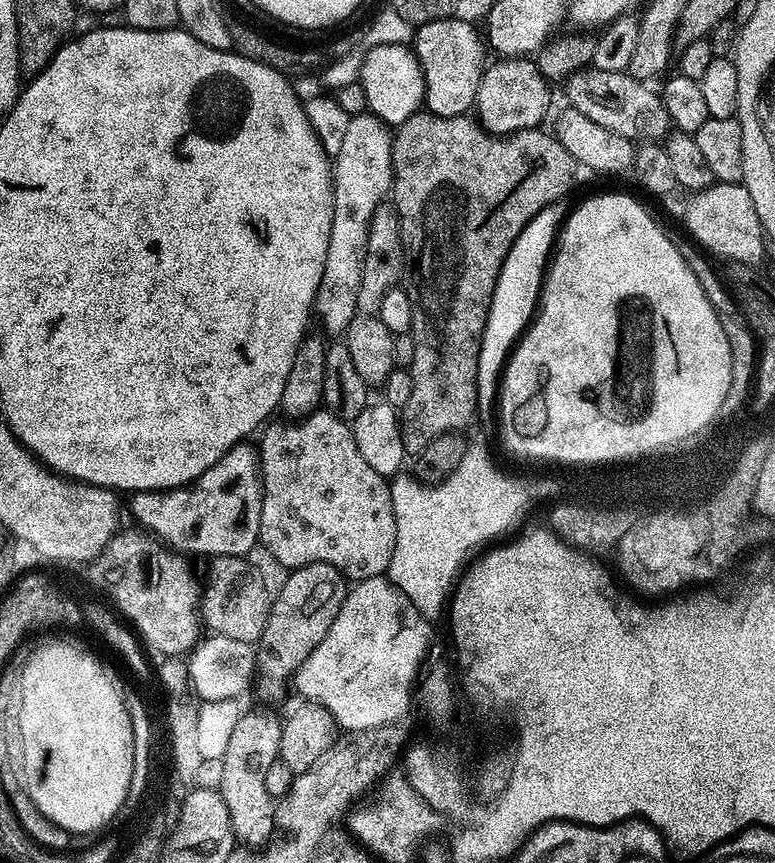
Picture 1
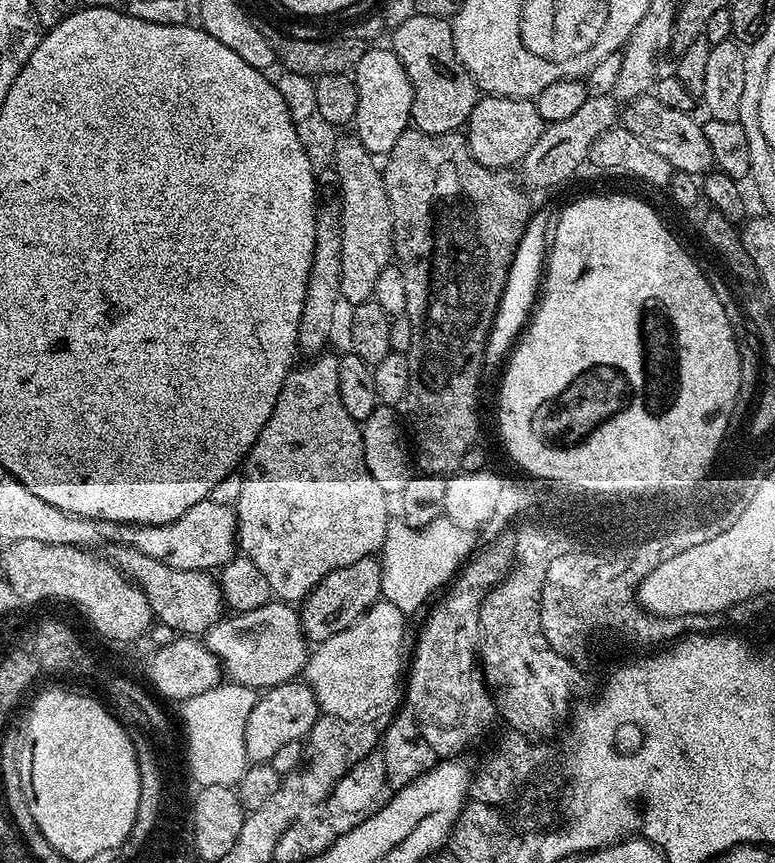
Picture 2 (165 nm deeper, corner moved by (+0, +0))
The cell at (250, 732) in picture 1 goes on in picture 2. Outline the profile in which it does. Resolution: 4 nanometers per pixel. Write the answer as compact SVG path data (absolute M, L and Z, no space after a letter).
M289 682L261 691L246 722L247 759L252 762L271 762L274 754L278 754L286 742L303 741L320 715L320 704L314 698L314 690L307 683Z

